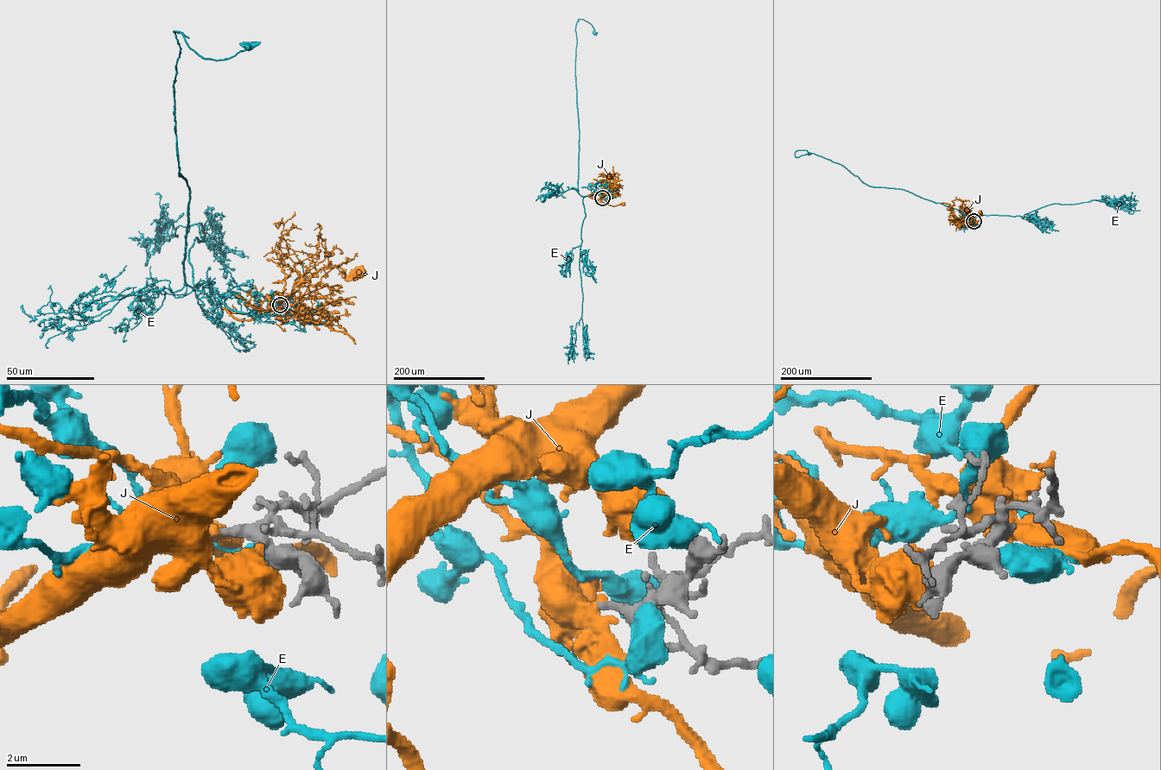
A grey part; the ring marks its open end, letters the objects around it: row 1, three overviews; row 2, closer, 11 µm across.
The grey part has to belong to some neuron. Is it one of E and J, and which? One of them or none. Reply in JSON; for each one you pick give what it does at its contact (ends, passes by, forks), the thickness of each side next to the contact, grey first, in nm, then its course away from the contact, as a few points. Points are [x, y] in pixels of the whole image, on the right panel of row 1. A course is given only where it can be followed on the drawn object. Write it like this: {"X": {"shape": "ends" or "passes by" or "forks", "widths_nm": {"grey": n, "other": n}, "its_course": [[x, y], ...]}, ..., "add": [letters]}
{"add": []}

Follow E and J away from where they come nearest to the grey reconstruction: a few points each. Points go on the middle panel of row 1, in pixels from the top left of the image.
E: (603, 198), (595, 192), (581, 196), (578, 188), (579, 130), (575, 65), (578, 19), (589, 22), (594, 33)
J: (602, 198), (606, 200), (612, 194), (599, 190), (587, 196), (613, 206), (624, 204)

